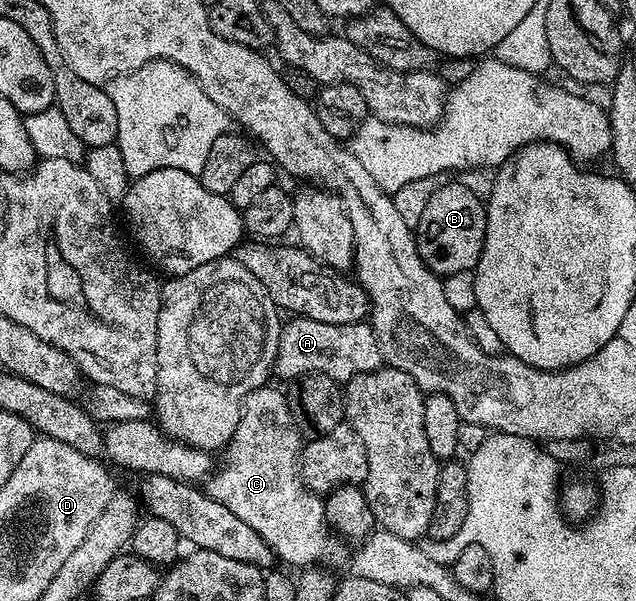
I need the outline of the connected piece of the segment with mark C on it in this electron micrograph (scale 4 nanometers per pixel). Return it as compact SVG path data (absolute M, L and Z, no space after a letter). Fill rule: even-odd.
M265 385L254 389L246 398L240 410L240 420L234 429L232 439L229 440L226 447L223 448L224 464L217 466L212 474L206 480L206 490L210 497L214 497L214 501L222 501L222 505L226 505L226 509L230 509L230 513L234 513L242 521L246 521L246 525L250 525L250 529L254 529L258 533L258 537L262 537L262 541L266 541L266 545L270 545L273 556L277 560L280 559L289 568L296 567L295 569L307 569L313 565L332 565L336 558L340 555L341 540L330 530L326 517L324 516L324 499L315 491L311 491L308 486L300 479L300 452L302 450L302 432L298 425L295 423L295 418L292 416L291 405L289 403L289 396L279 391L278 388L272 387L273 385Z

